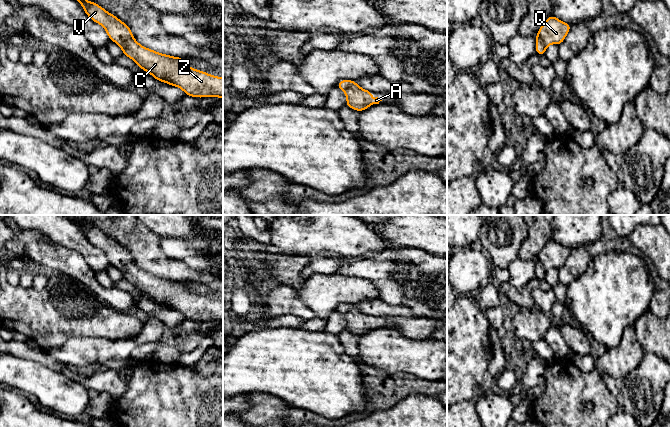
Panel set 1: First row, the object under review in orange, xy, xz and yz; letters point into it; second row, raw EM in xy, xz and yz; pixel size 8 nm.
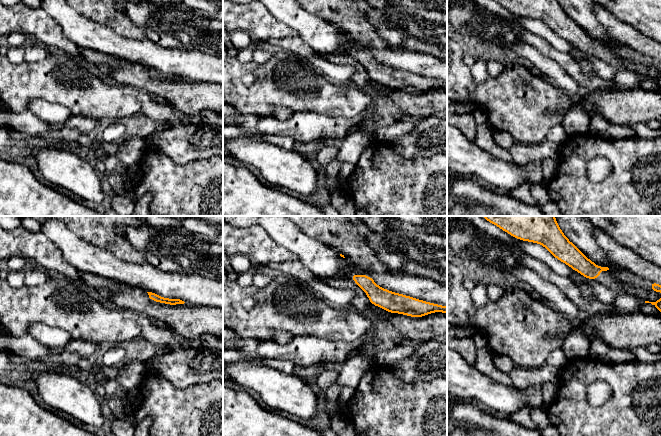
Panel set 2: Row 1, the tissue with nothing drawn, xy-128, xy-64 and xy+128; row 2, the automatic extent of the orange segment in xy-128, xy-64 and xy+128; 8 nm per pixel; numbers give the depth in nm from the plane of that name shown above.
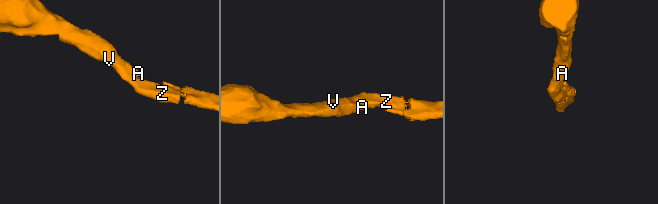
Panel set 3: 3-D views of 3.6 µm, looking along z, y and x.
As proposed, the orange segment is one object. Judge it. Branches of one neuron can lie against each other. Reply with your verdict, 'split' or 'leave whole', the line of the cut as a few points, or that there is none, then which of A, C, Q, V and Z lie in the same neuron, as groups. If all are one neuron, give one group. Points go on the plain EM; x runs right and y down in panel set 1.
leave whole; cut none; groups A C Q V Z

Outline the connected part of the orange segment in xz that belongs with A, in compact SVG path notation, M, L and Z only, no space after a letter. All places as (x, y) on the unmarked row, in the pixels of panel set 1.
M341 304L337 309L339 313L343 314L347 320L346 328L350 332L363 335L372 328L379 328L382 322L372 322L372 317L369 314L362 313L353 304Z

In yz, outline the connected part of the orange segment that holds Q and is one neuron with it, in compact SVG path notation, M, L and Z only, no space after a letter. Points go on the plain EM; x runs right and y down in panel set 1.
M550 239L536 259L536 278L544 279L547 270L550 268L560 269L570 252L570 248L564 247Z

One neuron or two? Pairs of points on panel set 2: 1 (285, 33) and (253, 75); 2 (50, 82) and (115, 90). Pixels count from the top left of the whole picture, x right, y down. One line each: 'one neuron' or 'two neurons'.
1: two neurons
2: one neuron

